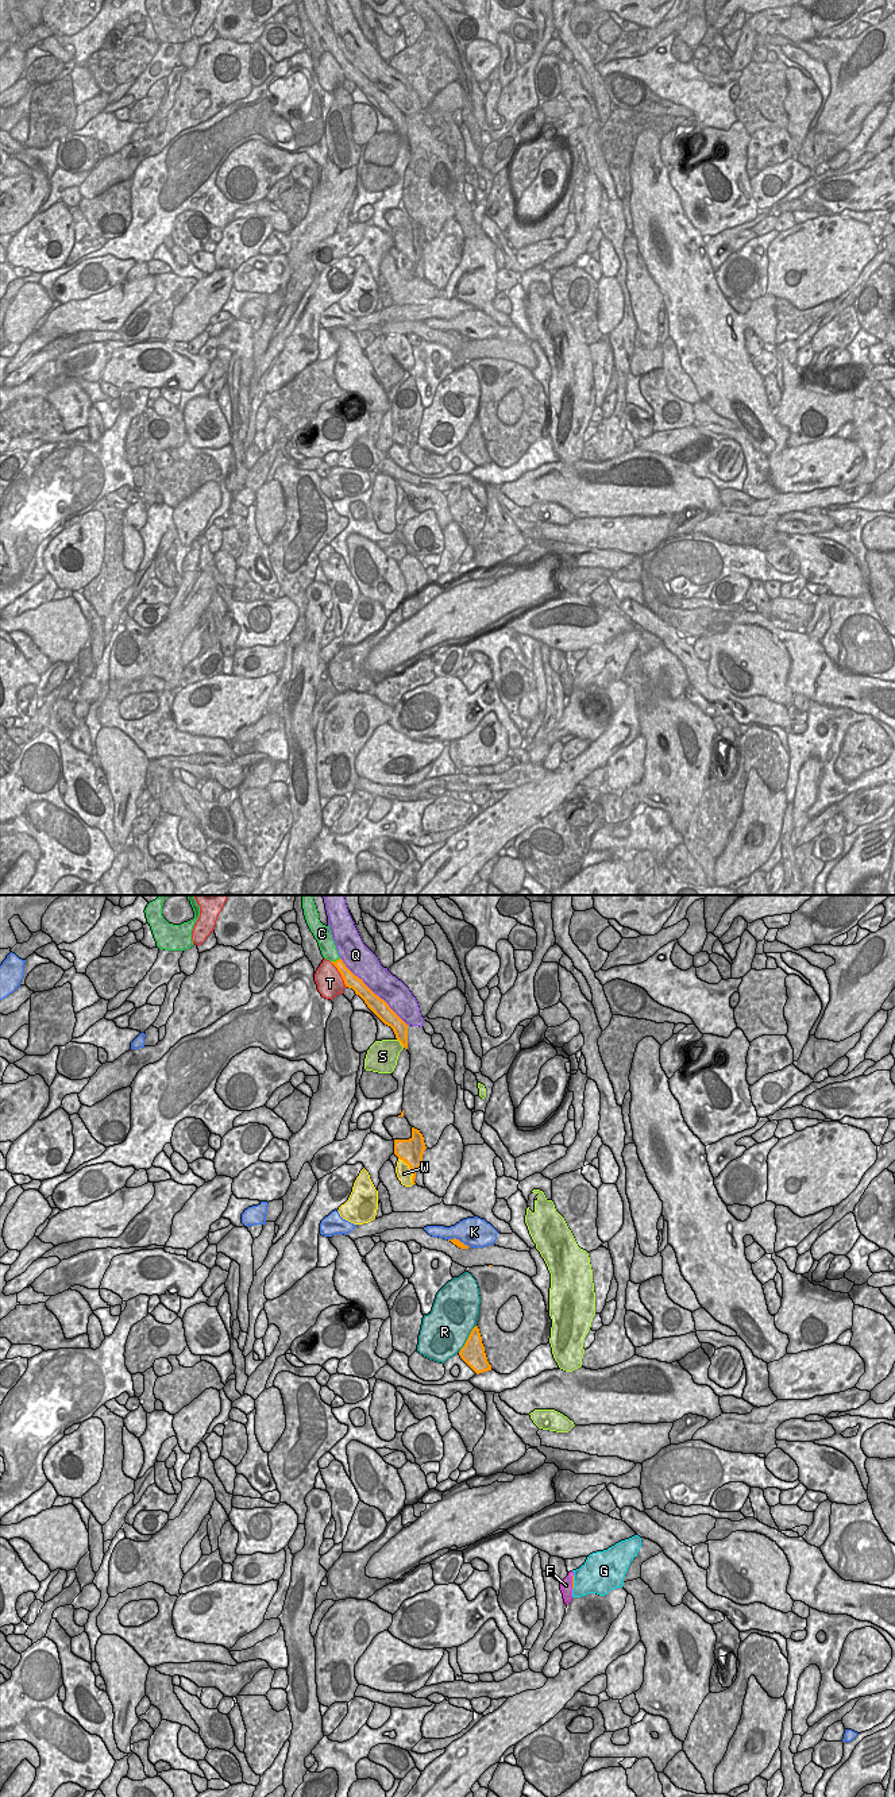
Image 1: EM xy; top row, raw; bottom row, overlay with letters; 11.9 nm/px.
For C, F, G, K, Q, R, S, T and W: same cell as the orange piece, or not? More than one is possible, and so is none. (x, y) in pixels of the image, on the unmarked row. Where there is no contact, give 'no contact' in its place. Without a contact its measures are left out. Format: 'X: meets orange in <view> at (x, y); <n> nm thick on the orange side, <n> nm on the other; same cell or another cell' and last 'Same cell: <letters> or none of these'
C: meets orange in xy at (336, 53); 140 nm thick on the orange side, 190 nm on the other; another cell
F: meets orange in xy at (573, 674); 30 nm thick on the orange side, 160 nm on the other; same cell
G: meets orange in xy at (573, 675); 30 nm thick on the orange side, 380 nm on the other; another cell
K: meets orange in xy at (459, 334); 70 nm thick on the orange side, 360 nm on the other; another cell
Q: meets orange in xy at (371, 84); 200 nm thick on the orange side, 320 nm on the other; another cell
R: meets orange in xy at (467, 431); 280 nm thick on the orange side, 480 nm on the other; another cell
S: meets orange in xy at (400, 134); 180 nm thick on the orange side, 340 nm on the other; another cell
T: meets orange in xy at (340, 66); 160 nm thick on the orange side, 320 nm on the other; another cell
W: meets orange in xy at (411, 261); 300 nm thick on the orange side, 190 nm on the other; another cell
Same cell: F

